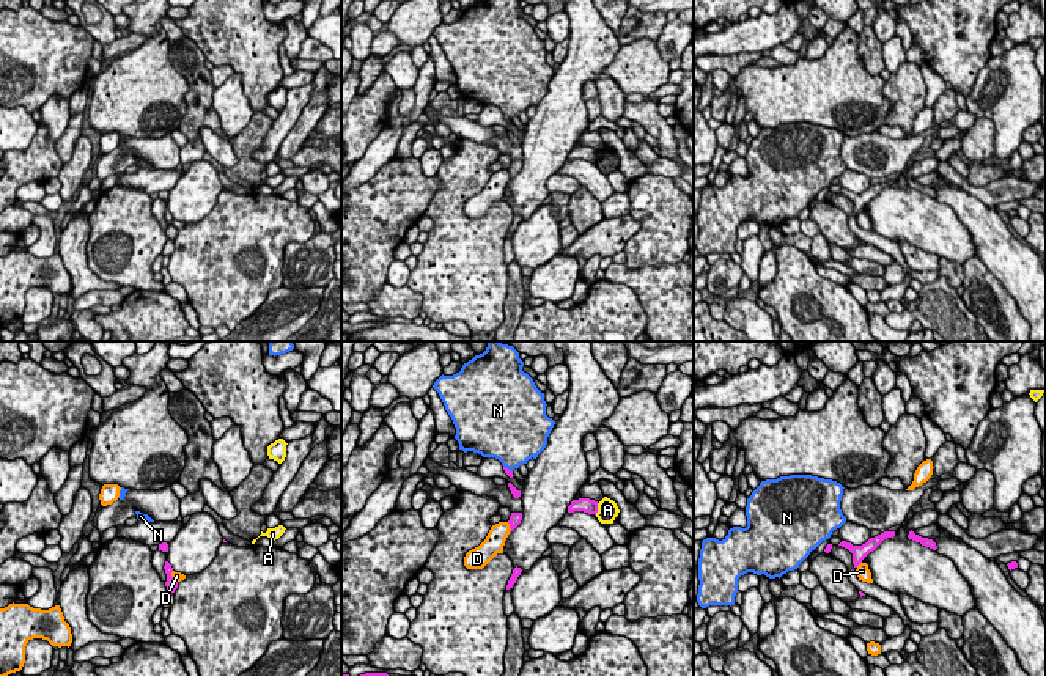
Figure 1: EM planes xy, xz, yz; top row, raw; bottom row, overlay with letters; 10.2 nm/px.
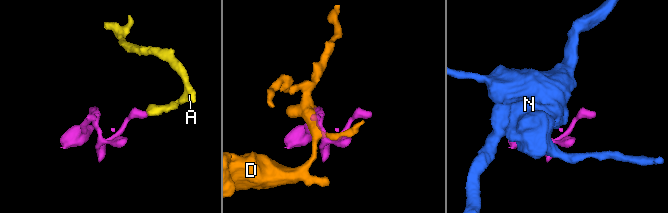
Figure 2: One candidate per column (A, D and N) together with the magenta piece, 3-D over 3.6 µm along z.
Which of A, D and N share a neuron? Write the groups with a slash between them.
A / D / N

